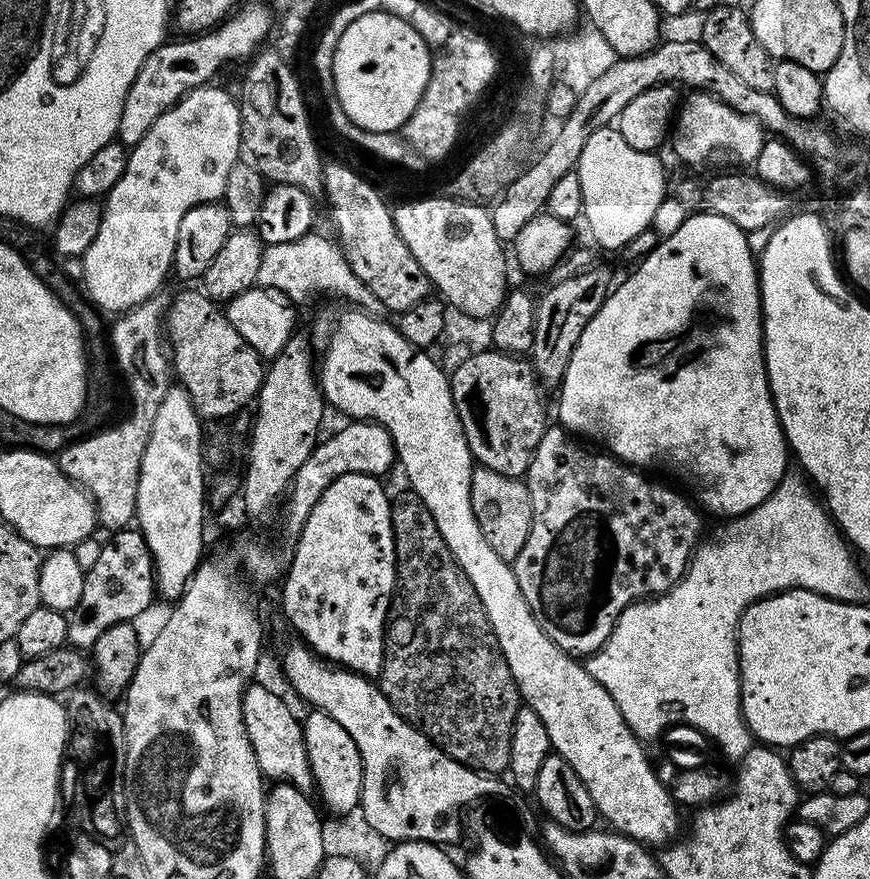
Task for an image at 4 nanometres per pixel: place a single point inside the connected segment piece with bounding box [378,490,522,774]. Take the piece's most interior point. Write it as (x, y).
(443, 670)

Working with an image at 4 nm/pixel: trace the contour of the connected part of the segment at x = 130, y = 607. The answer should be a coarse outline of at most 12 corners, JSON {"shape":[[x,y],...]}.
{"shape":[[138,530],[107,537],[68,616],[68,644],[90,650],[156,600]]}

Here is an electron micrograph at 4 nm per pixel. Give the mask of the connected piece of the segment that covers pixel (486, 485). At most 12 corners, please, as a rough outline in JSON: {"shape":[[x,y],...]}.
{"shape":[[477,467],[474,516],[486,541],[514,562],[530,534],[523,479]]}

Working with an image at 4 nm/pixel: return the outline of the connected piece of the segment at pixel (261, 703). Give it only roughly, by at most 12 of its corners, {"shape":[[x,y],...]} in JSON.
{"shape":[[244,689],[242,718],[269,781],[311,793],[301,721],[278,693]]}

